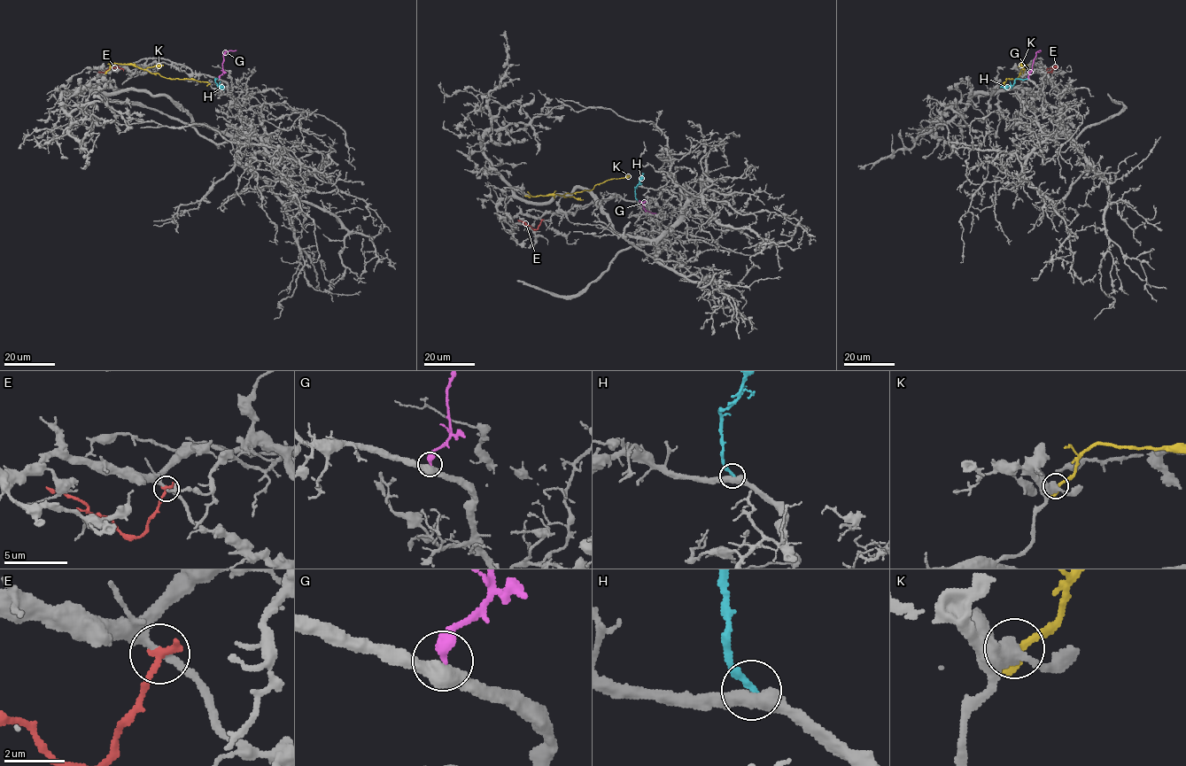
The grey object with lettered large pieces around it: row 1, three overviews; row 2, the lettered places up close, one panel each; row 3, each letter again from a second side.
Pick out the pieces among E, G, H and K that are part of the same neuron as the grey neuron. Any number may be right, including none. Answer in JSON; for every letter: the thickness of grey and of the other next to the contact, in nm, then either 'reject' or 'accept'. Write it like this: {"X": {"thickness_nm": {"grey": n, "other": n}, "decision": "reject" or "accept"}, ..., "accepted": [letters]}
{"E": {"thickness_nm": {"grey": 280, "other": 320}, "decision": "reject"}, "G": {"thickness_nm": {"grey": 500, "other": 400}, "decision": "reject"}, "H": {"thickness_nm": {"grey": 460, "other": 240}, "decision": "accept"}, "K": {"thickness_nm": {"grey": 400, "other": 300}, "decision": "reject"}, "accepted": ["H"]}

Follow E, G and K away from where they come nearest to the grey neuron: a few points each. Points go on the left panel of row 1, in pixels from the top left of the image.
E: (121, 68), (111, 67), (104, 73), (98, 73)
G: (219, 78), (222, 73), (223, 54), (236, 50)
K: (105, 72), (114, 64), (135, 65), (166, 78), (208, 82), (206, 86)

